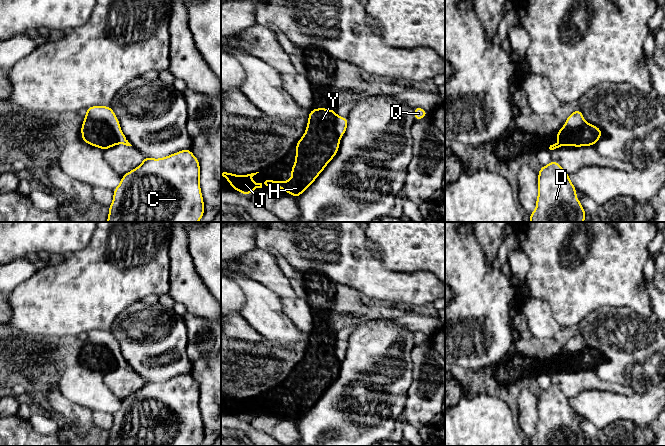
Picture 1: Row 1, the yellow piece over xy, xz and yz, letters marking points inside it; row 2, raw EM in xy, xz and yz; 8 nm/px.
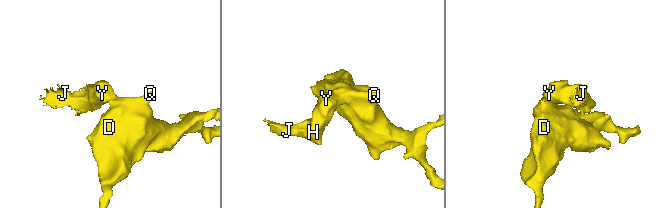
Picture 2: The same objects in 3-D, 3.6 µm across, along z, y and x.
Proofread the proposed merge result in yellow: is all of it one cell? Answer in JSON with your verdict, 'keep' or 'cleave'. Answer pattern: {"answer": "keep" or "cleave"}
{"answer": "cleave"}

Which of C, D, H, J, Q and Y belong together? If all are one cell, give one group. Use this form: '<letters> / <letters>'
C D Q / H J Y

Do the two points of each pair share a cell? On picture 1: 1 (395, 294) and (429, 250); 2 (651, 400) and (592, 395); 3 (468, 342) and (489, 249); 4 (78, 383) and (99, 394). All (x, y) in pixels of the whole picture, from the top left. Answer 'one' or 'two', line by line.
1: two
2: one
3: two
4: one

